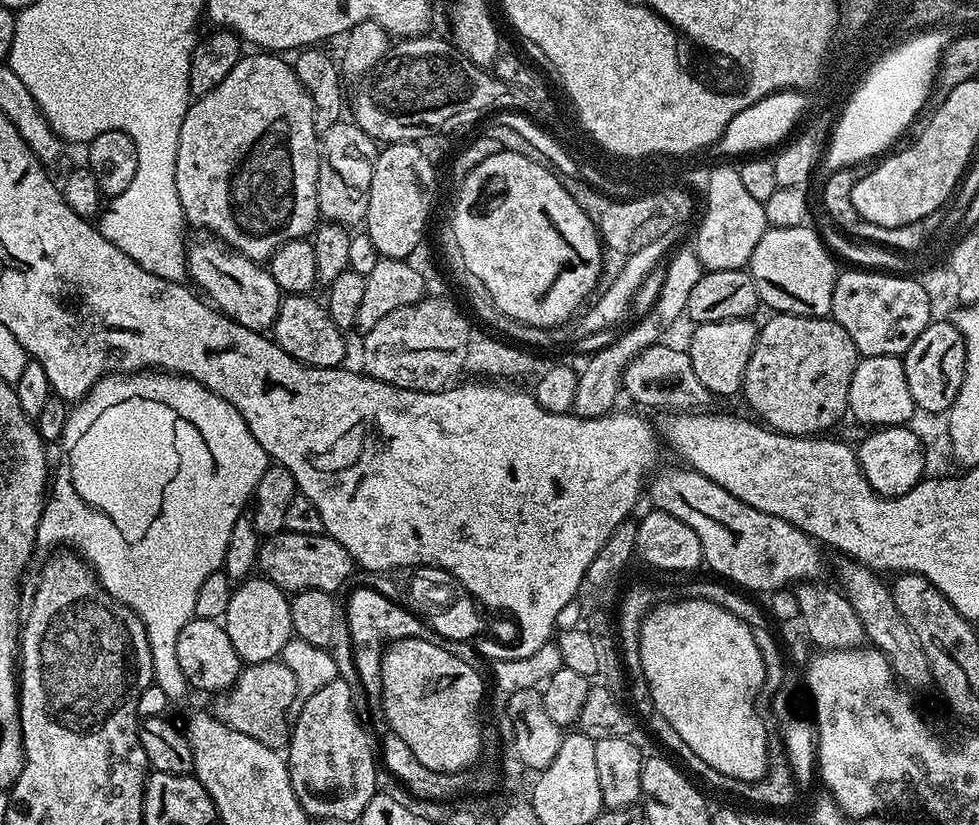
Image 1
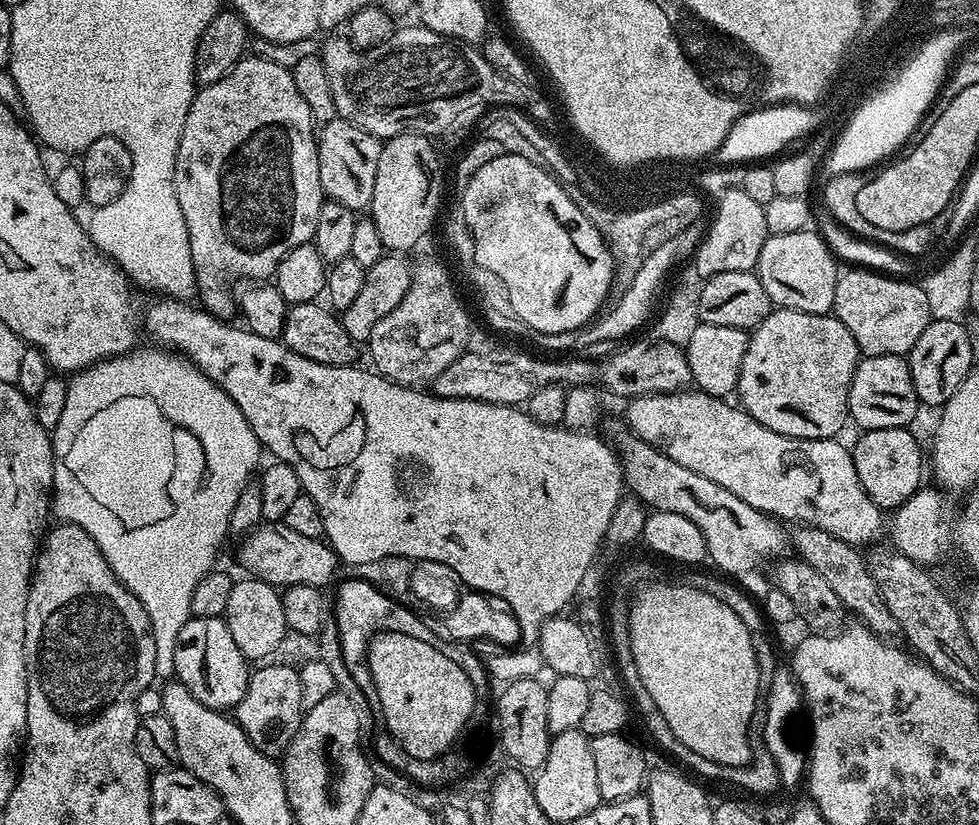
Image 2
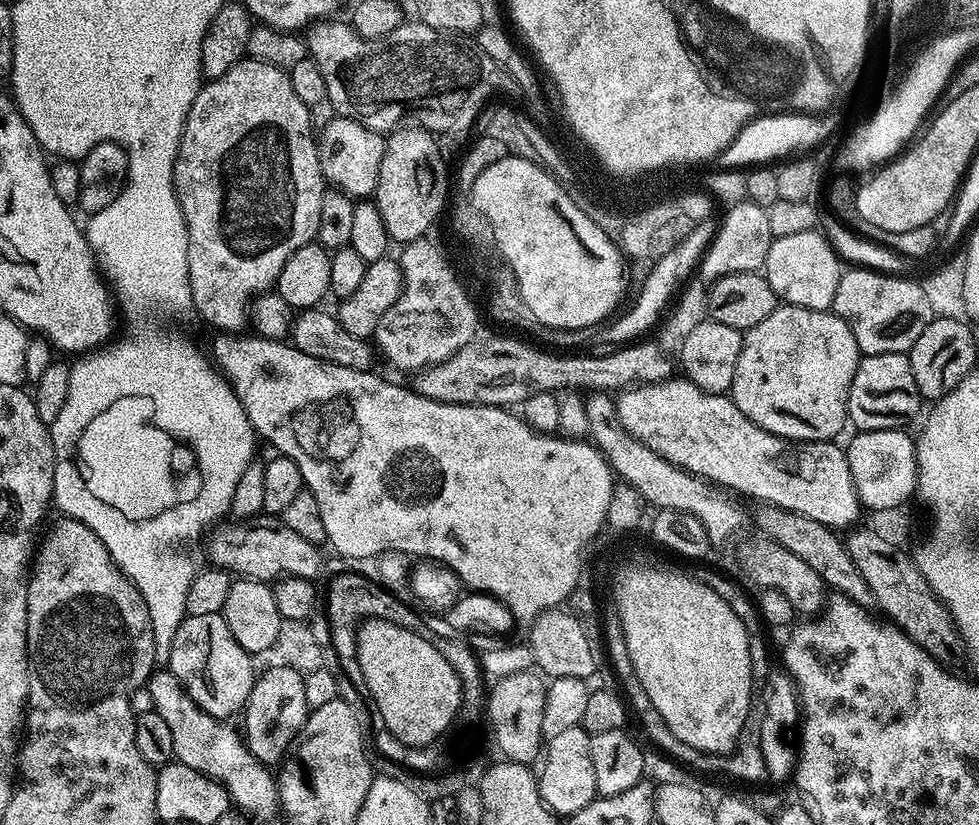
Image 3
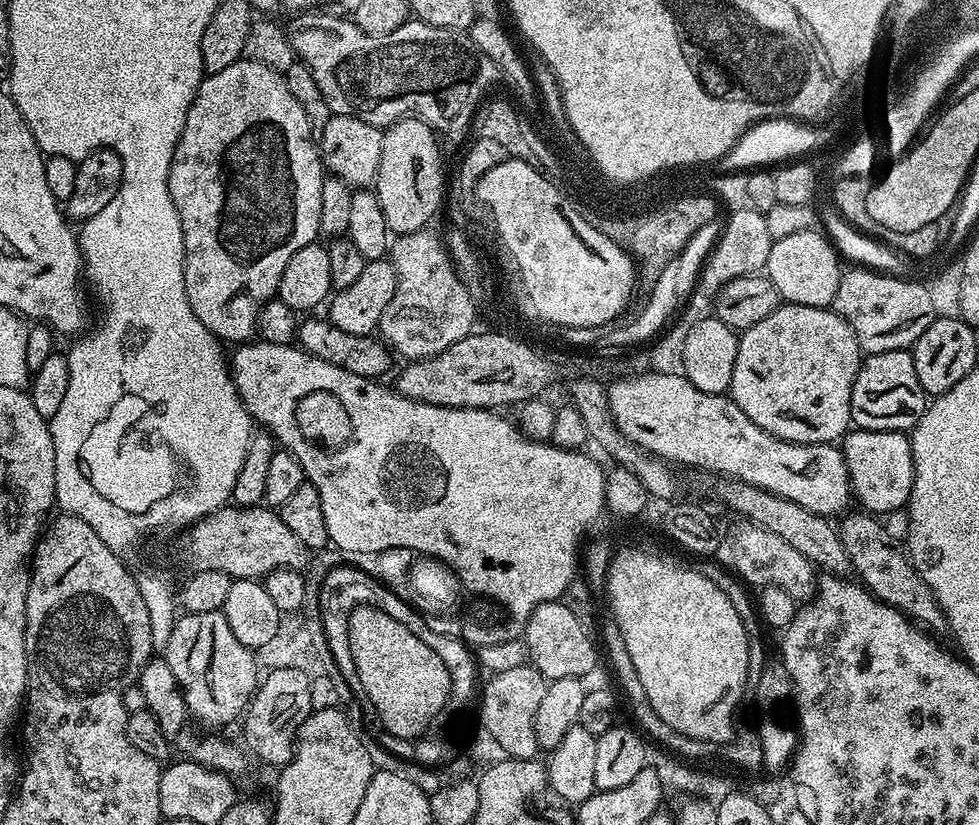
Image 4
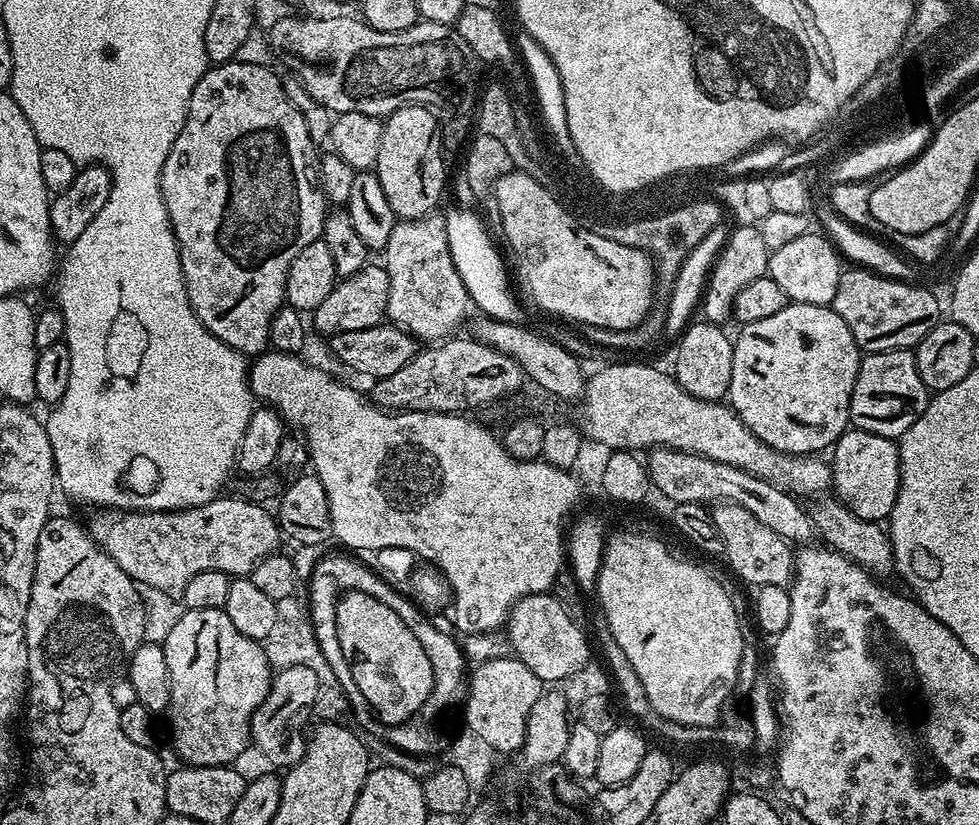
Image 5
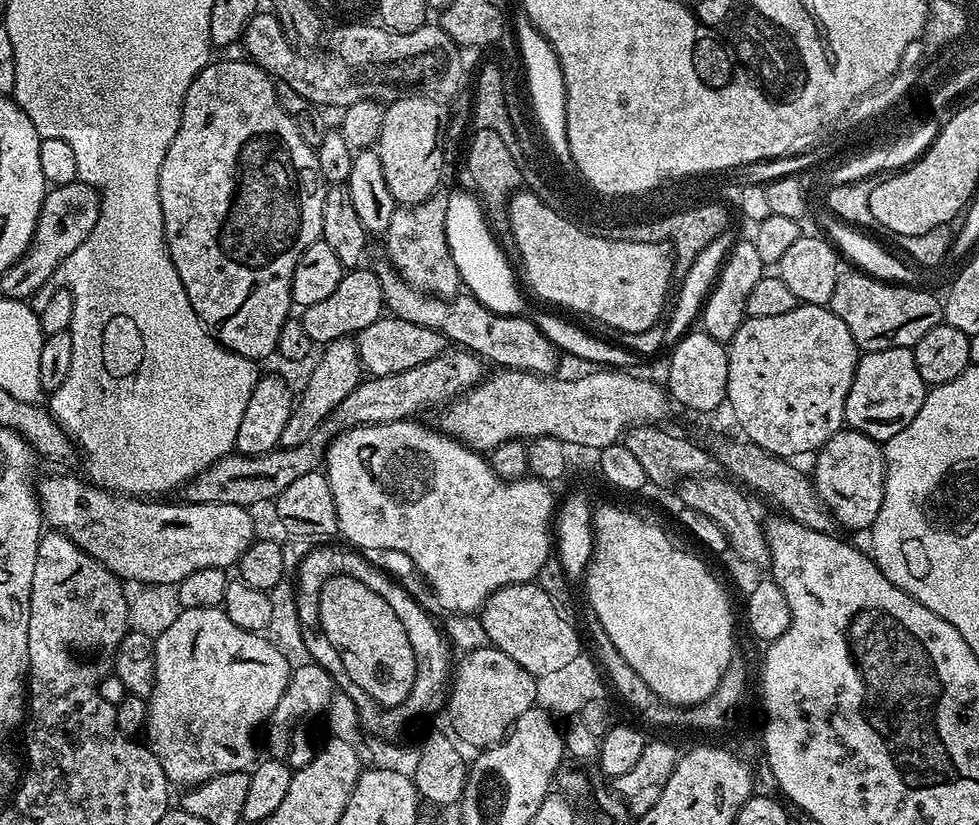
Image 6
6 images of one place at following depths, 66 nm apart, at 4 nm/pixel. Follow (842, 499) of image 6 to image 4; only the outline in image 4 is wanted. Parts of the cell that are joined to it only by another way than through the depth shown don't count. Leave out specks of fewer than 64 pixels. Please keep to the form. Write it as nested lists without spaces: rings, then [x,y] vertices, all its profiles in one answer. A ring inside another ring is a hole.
[[[856,428],[843,437],[842,451],[848,464],[851,495],[863,511],[869,514],[896,512],[907,505],[914,482],[914,466],[912,441],[905,433]]]

